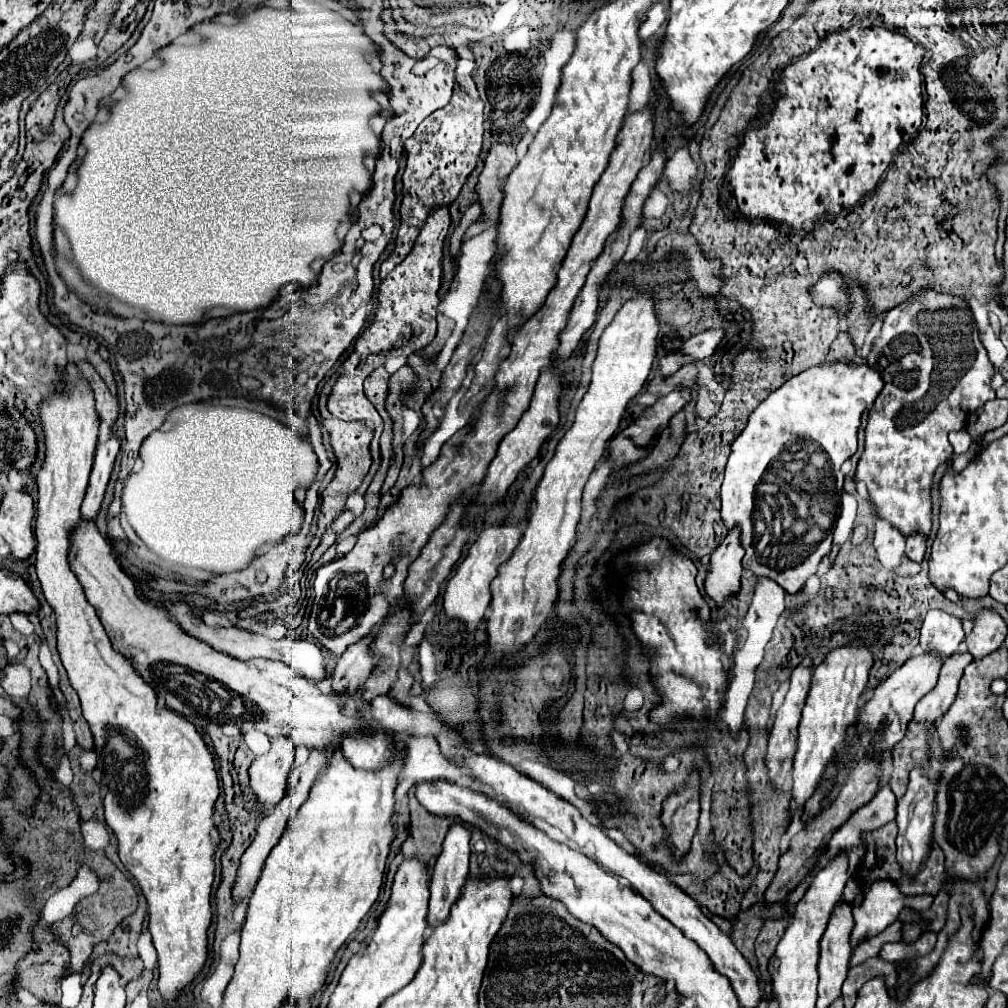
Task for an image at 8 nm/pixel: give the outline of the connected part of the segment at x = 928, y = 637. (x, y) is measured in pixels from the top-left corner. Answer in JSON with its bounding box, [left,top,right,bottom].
[920,609,964,657]

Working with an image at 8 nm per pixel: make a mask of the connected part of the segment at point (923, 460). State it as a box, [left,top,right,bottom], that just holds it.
[854,291,996,539]

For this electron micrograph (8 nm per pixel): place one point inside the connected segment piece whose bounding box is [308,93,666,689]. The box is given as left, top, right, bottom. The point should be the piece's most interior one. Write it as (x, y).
(351, 595)

